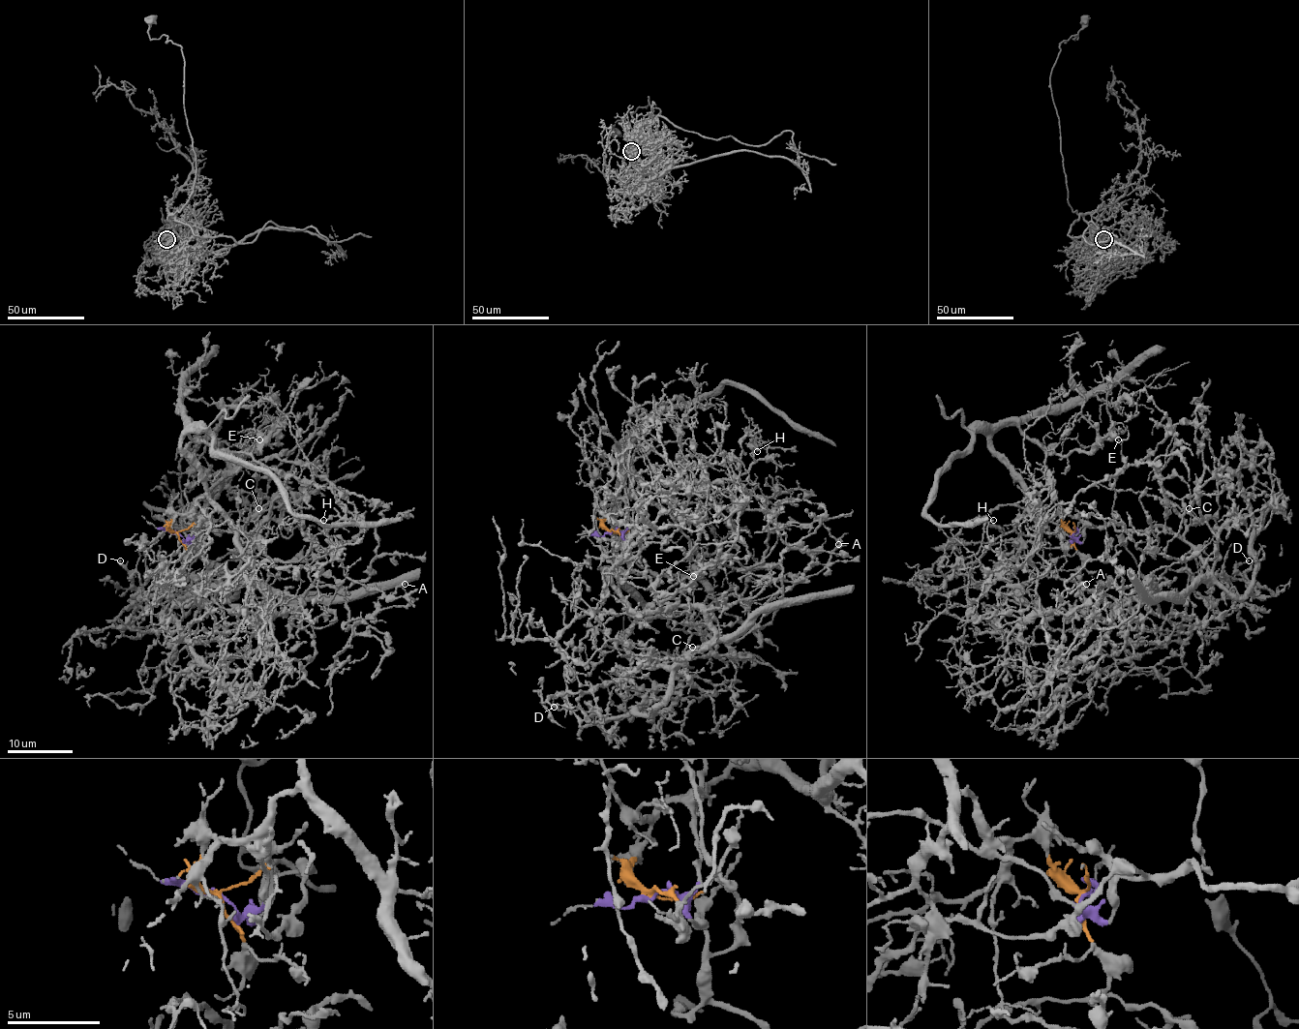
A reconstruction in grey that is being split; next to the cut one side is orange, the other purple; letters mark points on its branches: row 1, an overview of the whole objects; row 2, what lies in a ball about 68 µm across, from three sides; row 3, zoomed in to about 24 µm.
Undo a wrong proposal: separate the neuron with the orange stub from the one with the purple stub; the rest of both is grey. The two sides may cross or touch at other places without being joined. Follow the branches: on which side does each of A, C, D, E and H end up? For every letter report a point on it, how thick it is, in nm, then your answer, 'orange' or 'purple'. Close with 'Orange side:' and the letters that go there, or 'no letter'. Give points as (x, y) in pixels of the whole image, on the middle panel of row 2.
A: at (838, 544); 110 nm thick; purple
C: at (692, 647); 90 nm thick; purple
D: at (554, 707); 200 nm thick; purple
E: at (693, 576); 110 nm thick; orange
H: at (757, 451); 90 nm thick; orange
Orange side: E, H

